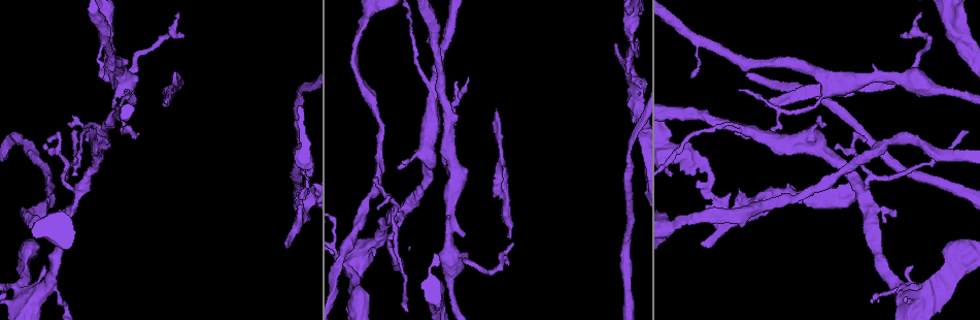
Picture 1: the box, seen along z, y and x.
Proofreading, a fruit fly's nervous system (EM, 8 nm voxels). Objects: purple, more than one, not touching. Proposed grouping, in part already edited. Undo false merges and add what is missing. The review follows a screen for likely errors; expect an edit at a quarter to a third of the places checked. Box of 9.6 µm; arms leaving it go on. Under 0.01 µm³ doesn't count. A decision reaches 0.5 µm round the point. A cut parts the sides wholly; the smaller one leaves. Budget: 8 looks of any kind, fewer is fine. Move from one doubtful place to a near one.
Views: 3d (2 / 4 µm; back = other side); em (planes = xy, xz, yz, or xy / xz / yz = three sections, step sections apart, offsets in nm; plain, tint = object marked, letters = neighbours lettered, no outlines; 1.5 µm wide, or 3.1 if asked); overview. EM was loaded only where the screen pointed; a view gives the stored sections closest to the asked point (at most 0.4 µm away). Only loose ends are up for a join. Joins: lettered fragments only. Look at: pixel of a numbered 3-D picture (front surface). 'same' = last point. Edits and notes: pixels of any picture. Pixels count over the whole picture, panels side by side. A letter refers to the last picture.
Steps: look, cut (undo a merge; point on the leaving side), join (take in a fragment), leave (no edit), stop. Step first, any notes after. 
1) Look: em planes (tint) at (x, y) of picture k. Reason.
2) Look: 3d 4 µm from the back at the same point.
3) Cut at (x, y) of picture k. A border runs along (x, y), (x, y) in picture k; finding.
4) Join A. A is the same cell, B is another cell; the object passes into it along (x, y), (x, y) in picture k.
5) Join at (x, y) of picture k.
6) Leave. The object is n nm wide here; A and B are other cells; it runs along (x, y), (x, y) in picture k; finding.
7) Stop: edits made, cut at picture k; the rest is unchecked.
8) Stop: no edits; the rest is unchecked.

Look: 3d 2 µm from the back at (703, 245) of picture 1. Free end.

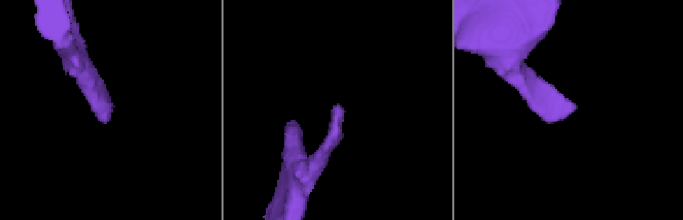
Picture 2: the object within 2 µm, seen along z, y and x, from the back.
Look: em planes (letters) at (104, 111) of picture 2. Shape alone is not enough.

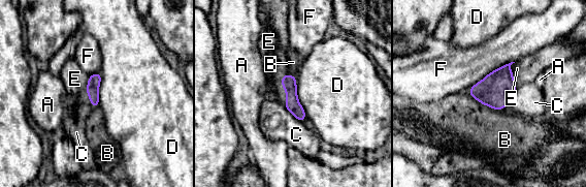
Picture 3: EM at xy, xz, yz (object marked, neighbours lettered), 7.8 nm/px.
Leave. A, B, C, D, E and F are other cells; no lettered fragment goes on from it.

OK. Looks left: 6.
Look: 3d 2 µm at (628, 147) of picture 1.

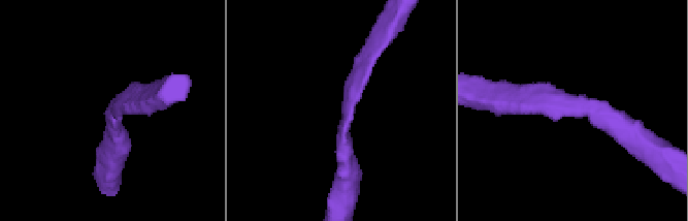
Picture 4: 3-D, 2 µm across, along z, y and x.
Look: em planes (plain) at (115, 116) of picture 4.

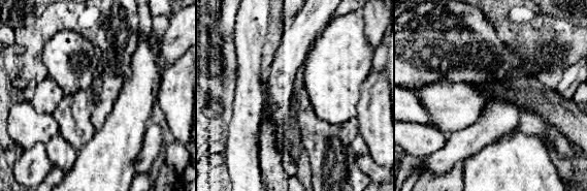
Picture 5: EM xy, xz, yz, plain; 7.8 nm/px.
Look: em planes (letters) at the same point.

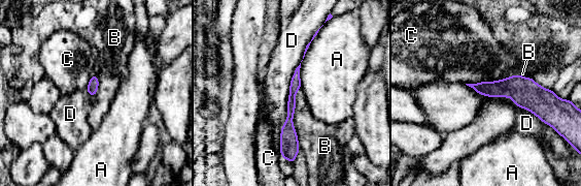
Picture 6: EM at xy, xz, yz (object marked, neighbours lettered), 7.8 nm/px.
Leave. The object is 80 nm wide here; A, B, C and D are other cells; a border runs along (299, 88), (293, 126), (300, 149) in picture 6; all the same neuron.

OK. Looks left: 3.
Look: 3d 4 µm at (785, 111) of picture 1. Sharp bend.

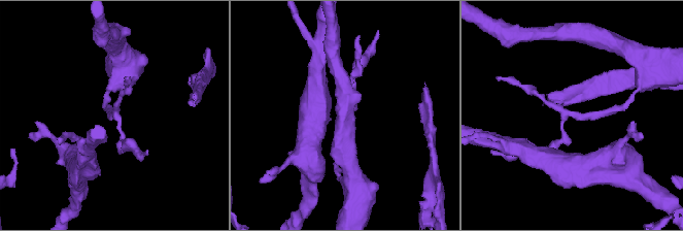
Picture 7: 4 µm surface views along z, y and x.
Look: em planes (letters) at (571, 115) of picture 7.

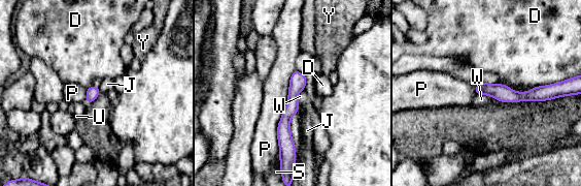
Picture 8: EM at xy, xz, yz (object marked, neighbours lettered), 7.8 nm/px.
Leave. D, J, P, S, U, W and Y are other cells; it runs along (297, 73), (285, 117), (287, 156) in picture 8; all the same neuron.

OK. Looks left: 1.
Stop: no edits; the rest is unchecked.

